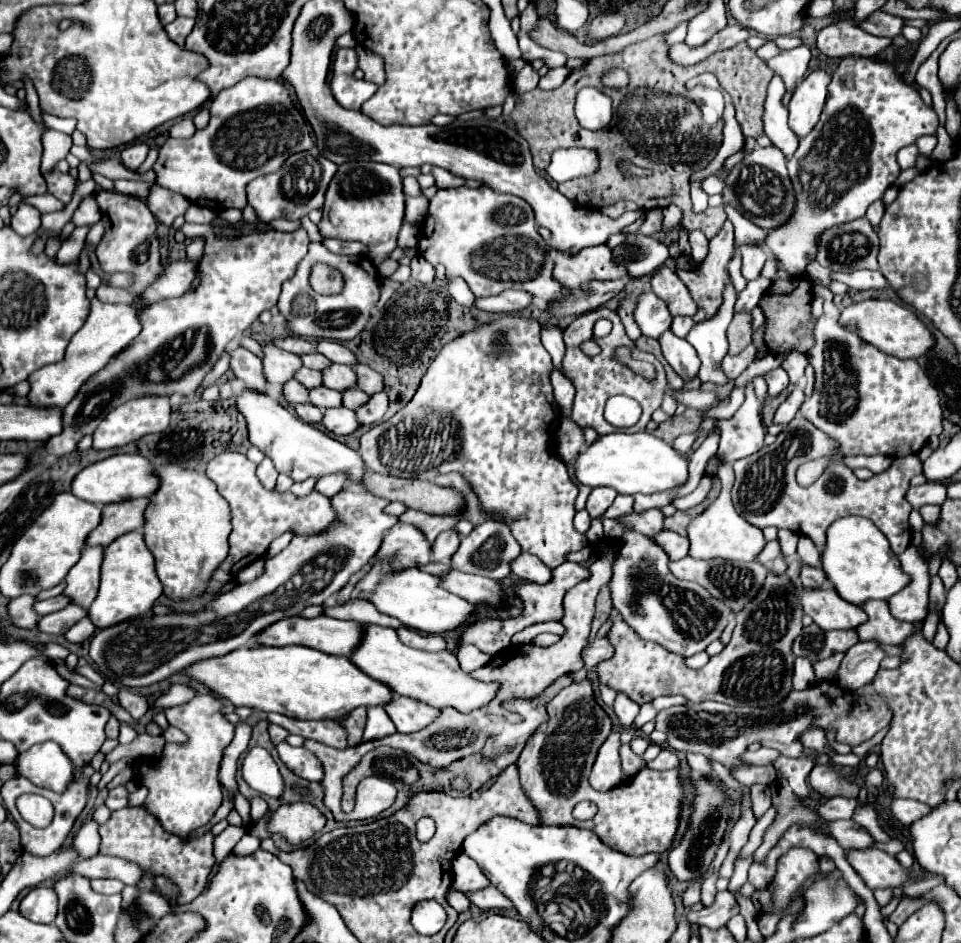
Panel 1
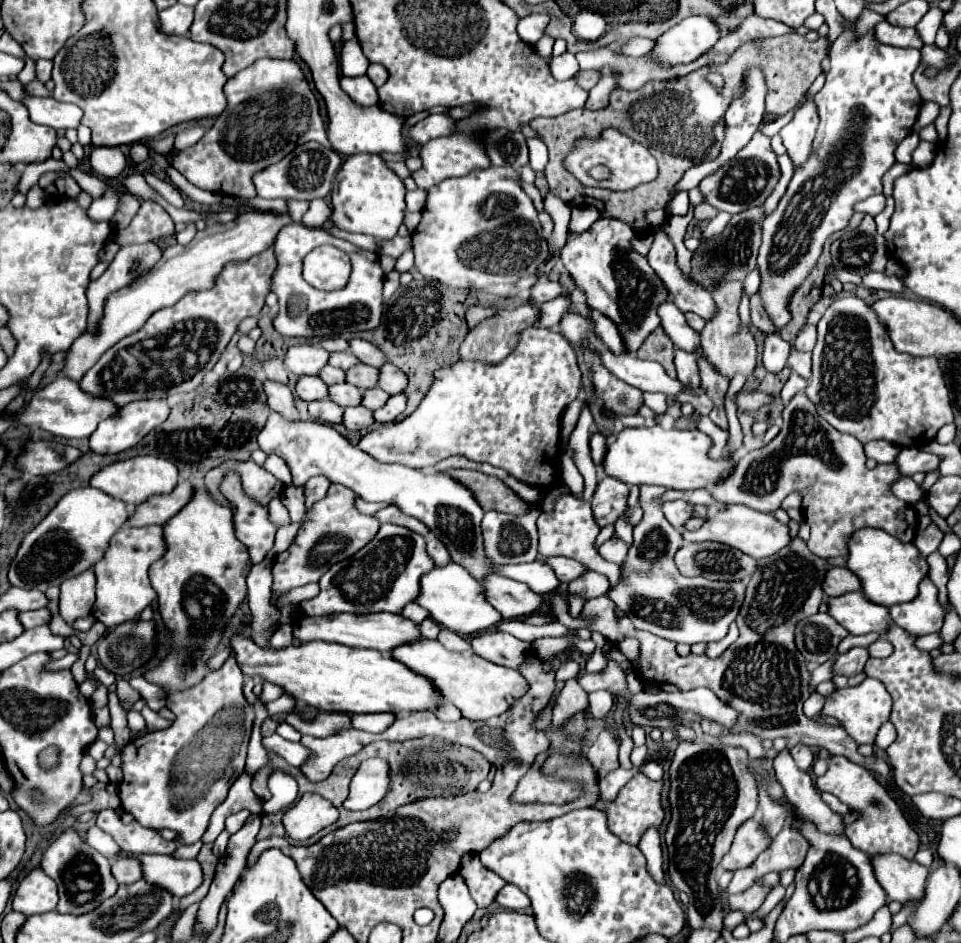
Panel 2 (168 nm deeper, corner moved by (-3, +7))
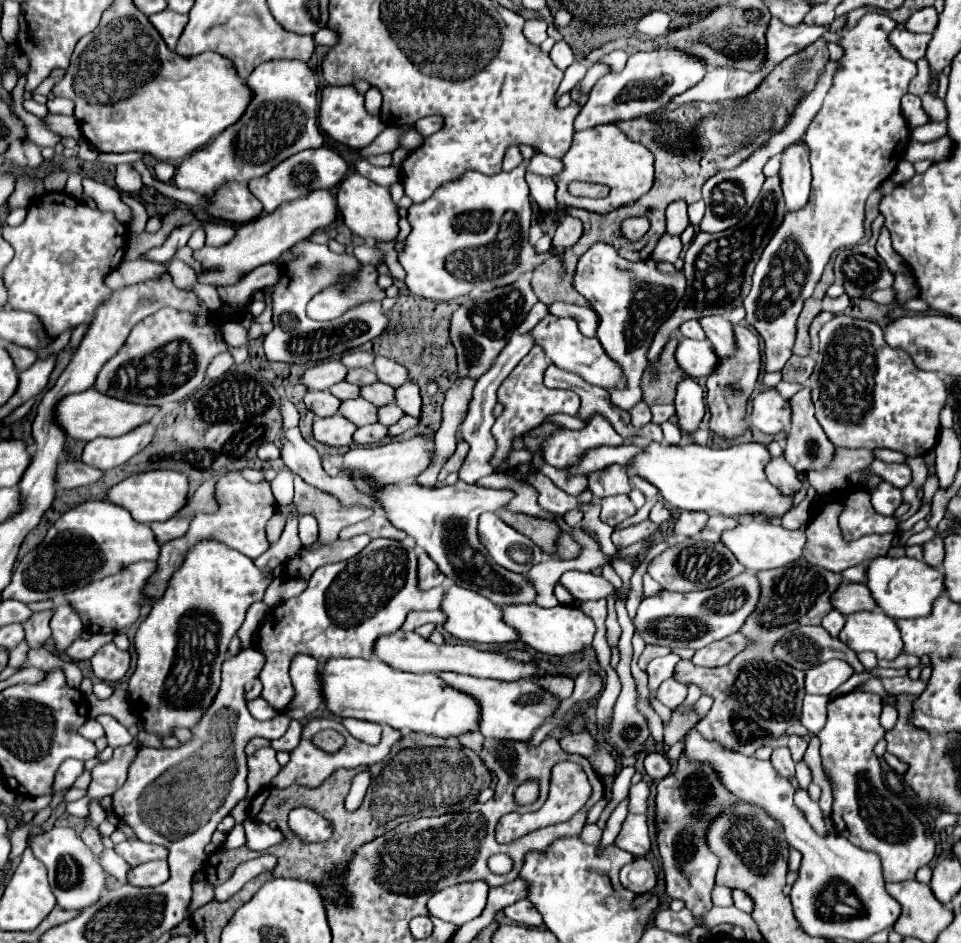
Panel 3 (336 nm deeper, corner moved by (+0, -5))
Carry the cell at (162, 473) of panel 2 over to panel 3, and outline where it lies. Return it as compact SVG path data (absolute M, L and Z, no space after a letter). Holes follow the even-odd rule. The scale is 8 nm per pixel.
M144 472L144 474L130 476L120 484L116 484L114 488L110 488L108 500L126 508L138 522L144 522L144 524L164 522L176 516L186 506L188 480L180 472Z

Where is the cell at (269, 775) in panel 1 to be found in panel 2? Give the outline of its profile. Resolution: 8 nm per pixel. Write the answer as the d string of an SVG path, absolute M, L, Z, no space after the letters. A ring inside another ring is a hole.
M273 768L267 778L269 792L273 794L269 800L262 803L265 814L275 813L289 806L297 798L297 782L291 774L283 772L281 768Z

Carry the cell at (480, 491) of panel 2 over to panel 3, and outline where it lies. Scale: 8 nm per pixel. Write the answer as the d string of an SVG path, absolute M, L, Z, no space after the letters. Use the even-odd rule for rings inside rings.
M504 508L498 512L498 516L506 524L510 524L514 530L528 536L538 548L542 548L544 554L548 556L556 554L556 540L562 530L554 520L536 520L534 516L514 516L512 512L506 512Z

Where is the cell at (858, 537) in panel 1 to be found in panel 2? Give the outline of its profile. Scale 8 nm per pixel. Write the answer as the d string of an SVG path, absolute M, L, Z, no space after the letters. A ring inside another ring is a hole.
M859 528L853 532L847 538L847 552L847 568L861 580L865 598L883 606L913 600L919 592L919 582L929 572L925 556L913 544L903 544L879 528Z

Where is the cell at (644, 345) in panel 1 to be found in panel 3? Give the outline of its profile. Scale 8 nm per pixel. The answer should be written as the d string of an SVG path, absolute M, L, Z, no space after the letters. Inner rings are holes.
M674 336L662 350L658 364L654 364L654 368L658 368L658 376L654 380L650 380L650 368L644 372L642 392L646 396L646 404L674 404L676 386L686 376L674 358L676 346L678 338Z

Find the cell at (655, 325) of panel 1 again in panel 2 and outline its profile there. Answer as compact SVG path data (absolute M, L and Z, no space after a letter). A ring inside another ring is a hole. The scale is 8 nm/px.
M663 302L663 304L659 304L657 314L661 318L661 328L675 342L675 346L681 350L693 352L695 346L699 344L699 334L693 332L685 324L683 312L679 308L673 308L673 302Z

